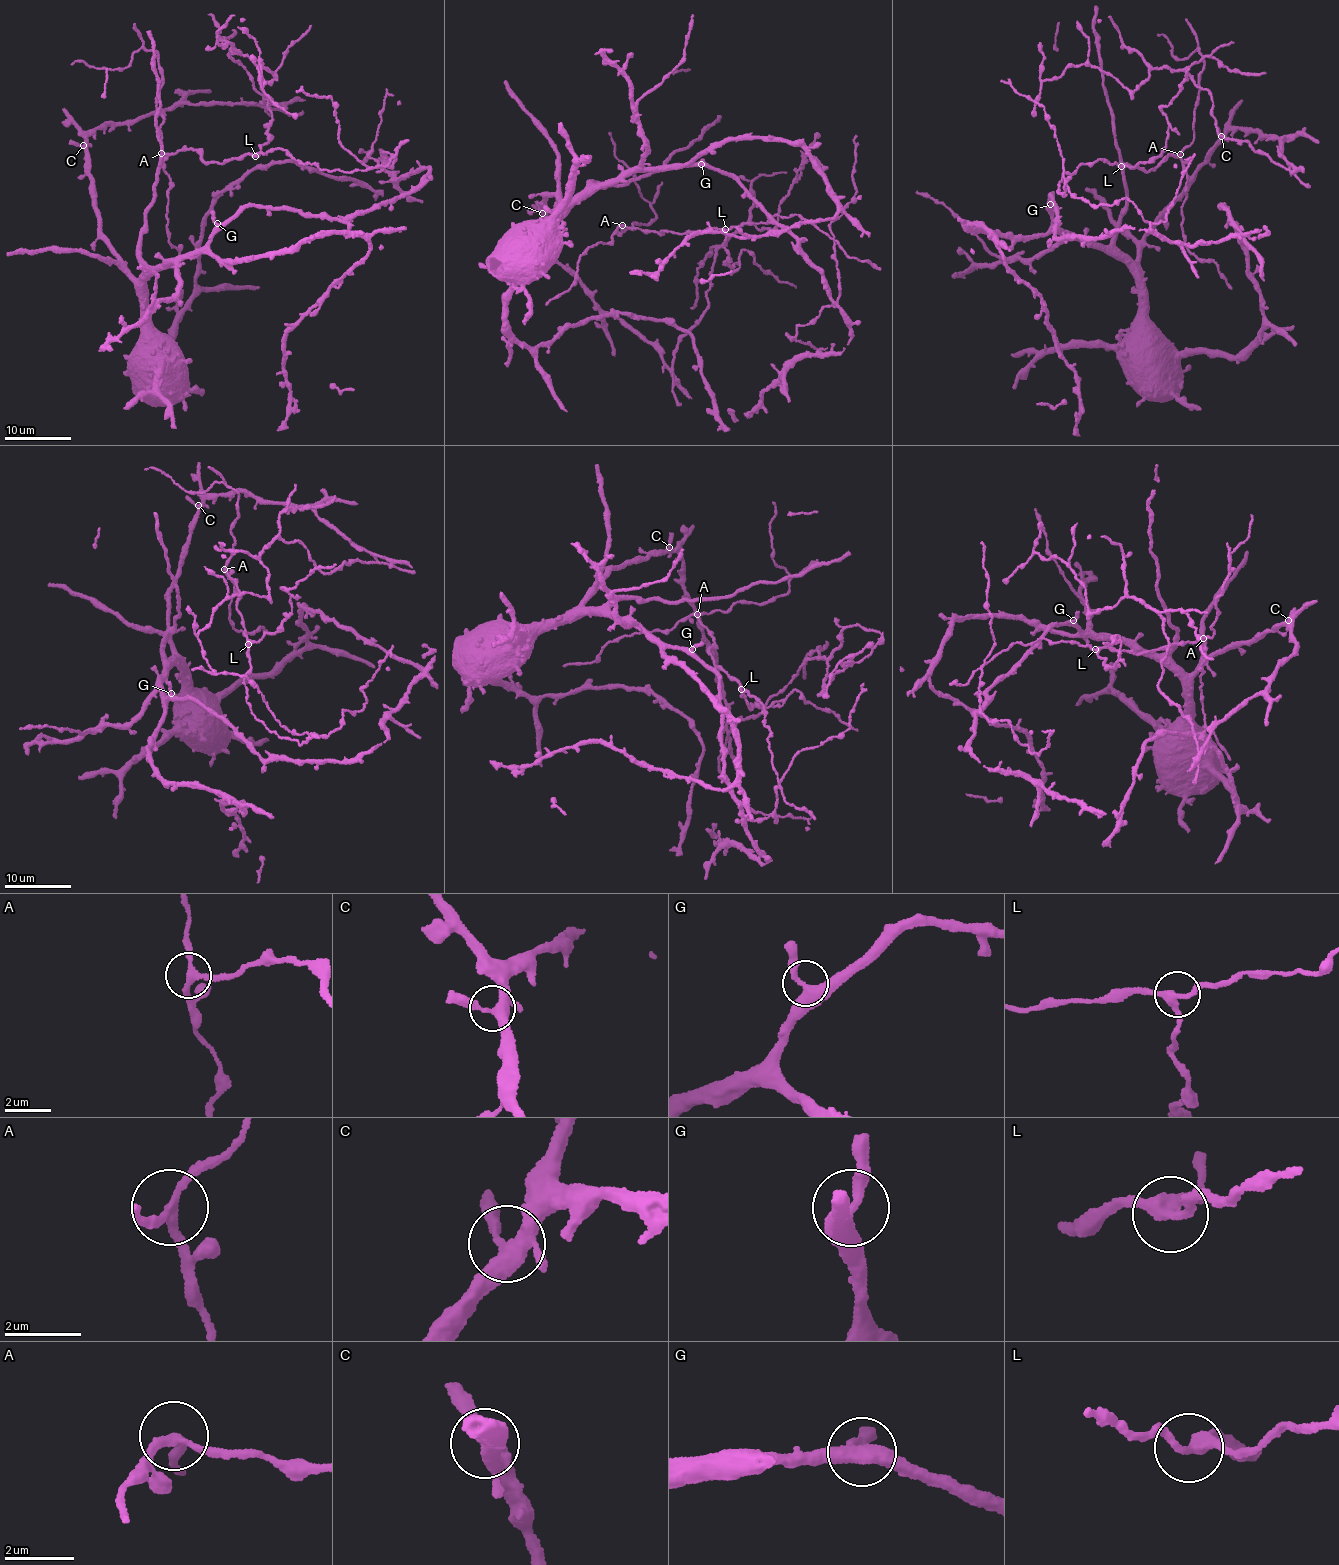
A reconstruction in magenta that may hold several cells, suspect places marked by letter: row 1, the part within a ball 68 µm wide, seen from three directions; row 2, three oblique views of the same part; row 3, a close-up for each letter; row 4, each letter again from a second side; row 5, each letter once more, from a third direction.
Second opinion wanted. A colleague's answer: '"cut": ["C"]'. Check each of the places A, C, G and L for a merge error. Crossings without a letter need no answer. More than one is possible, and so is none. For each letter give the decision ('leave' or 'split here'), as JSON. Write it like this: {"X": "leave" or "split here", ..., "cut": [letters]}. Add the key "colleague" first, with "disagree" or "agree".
{"colleague": "disagree", "A": "leave", "C": "leave", "G": "leave", "L": "leave", "cut": []}

